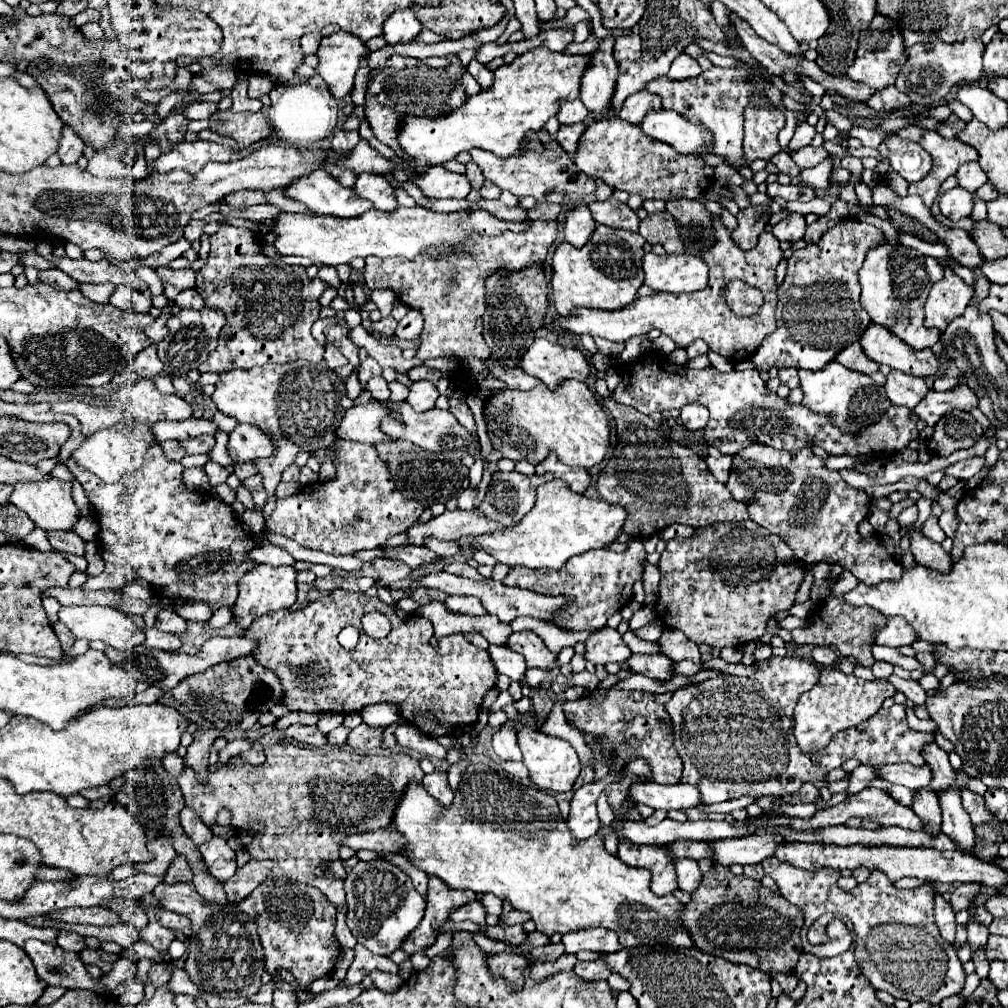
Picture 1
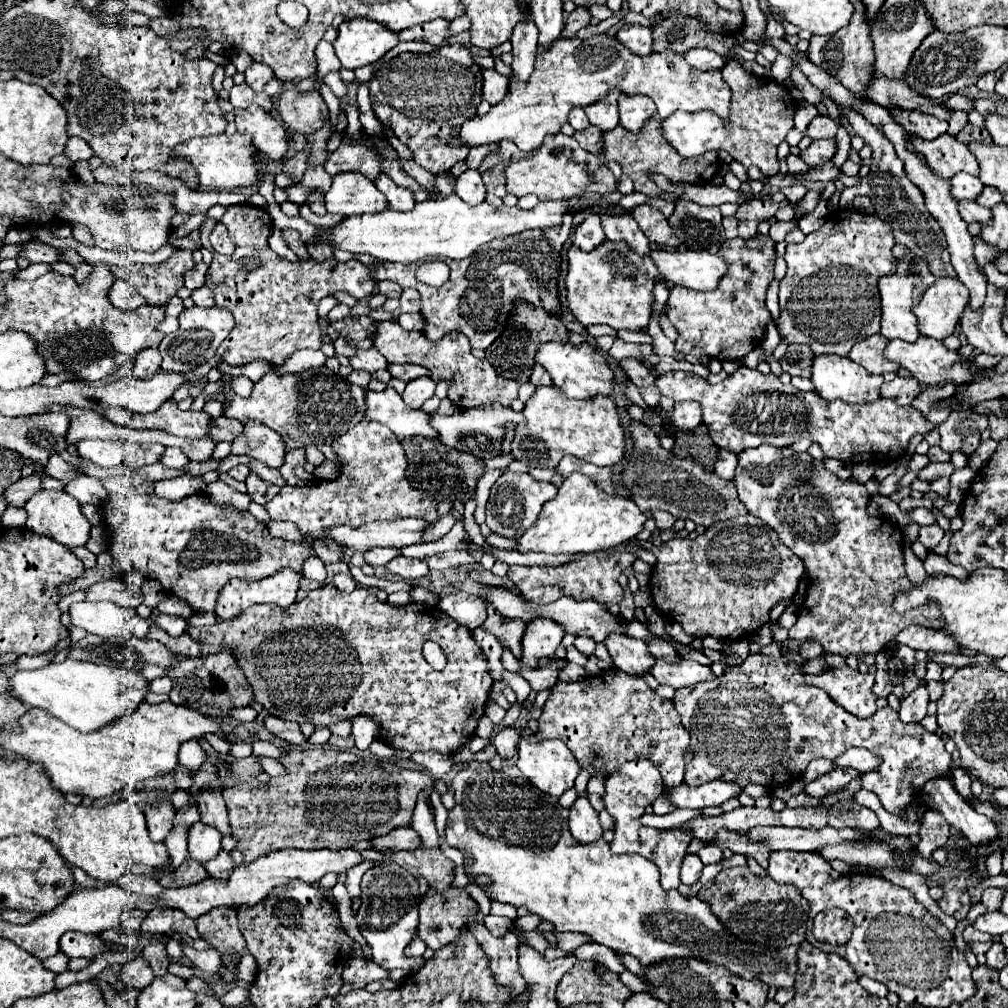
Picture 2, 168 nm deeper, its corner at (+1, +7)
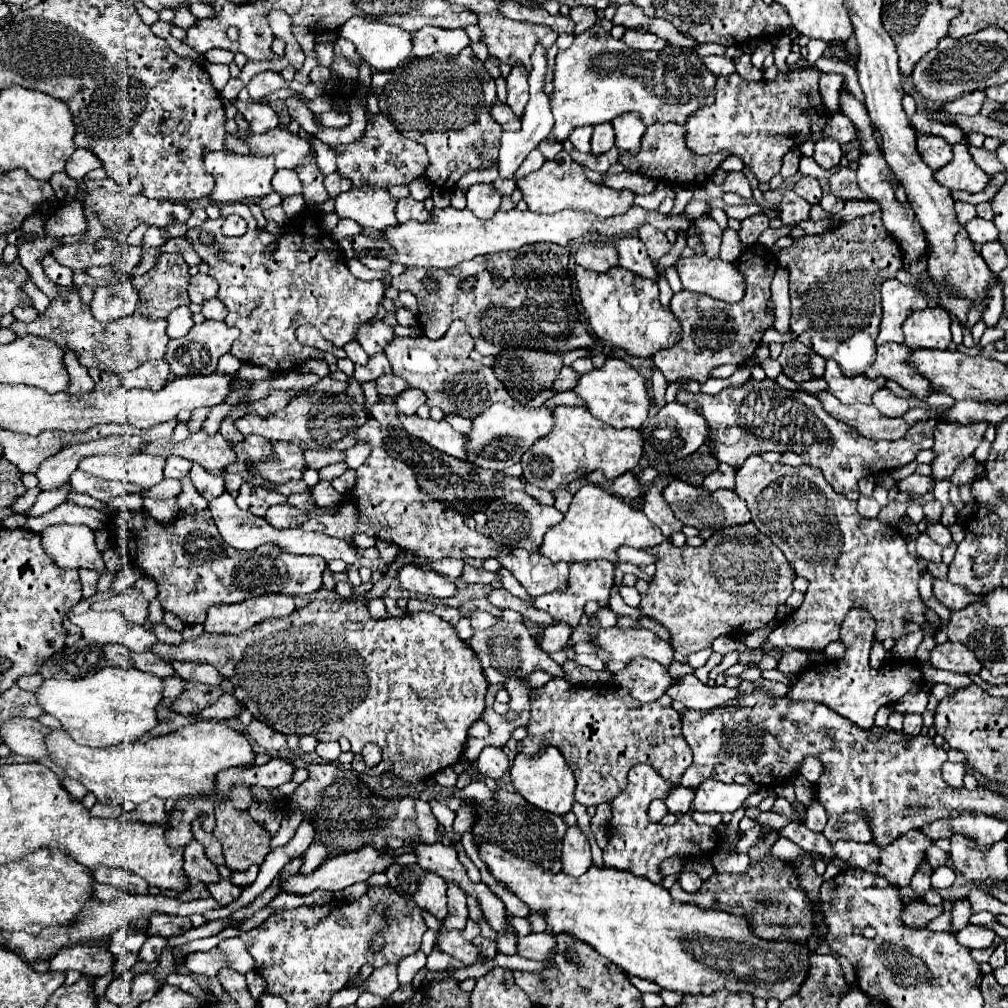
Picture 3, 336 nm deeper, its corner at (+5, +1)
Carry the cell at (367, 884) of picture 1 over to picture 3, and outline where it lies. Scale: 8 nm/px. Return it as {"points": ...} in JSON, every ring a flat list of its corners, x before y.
{"points":[[384,965,384,967,378,967,374,969,374,973,364,981,364,985,360,987,362,991,370,991,378,997,382,997,384,1001,400,987,398,979,396,979,398,971,396,971,396,965]]}

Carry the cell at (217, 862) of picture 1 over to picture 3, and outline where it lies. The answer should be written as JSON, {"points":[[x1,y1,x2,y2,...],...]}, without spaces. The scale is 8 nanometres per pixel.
{"points":[[222,879,220,883,212,883,212,885,208,885,208,889,210,889,212,897,214,897,222,907,230,905,232,901,236,901,236,899,240,897,240,893,242,893,240,887,232,885,232,883,226,881,226,879]]}

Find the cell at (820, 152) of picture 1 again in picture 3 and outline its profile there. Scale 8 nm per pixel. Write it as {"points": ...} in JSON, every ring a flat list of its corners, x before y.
{"points":[[820,139,816,143,816,153,814,153,814,161,822,167,822,169,832,169,840,163,842,157,842,145,834,143,834,139]]}

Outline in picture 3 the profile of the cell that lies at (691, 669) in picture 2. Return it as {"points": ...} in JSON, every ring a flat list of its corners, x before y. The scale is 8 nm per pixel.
{"points":[[684,675,682,679,678,679,674,687,670,687,668,695,696,711,714,711,720,707,740,705,740,693,736,689,730,689,726,685,704,685,694,675]]}

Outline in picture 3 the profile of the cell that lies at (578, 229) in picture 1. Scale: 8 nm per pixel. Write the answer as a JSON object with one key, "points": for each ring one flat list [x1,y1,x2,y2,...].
{"points":[[580,245,578,253,576,253,576,263,588,271,610,271,614,267,618,267,618,253,614,249,614,245]]}

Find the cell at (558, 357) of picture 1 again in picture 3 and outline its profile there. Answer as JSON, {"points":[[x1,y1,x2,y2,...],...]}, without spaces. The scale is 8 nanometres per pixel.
{"points":[[606,359,602,369,594,369,592,373,582,375,580,383,574,389,586,403,594,417,606,421,608,425,616,429,640,429,642,423,648,417,648,409,652,405,652,399,646,391,646,379,642,373,638,373,628,361,624,359]]}

